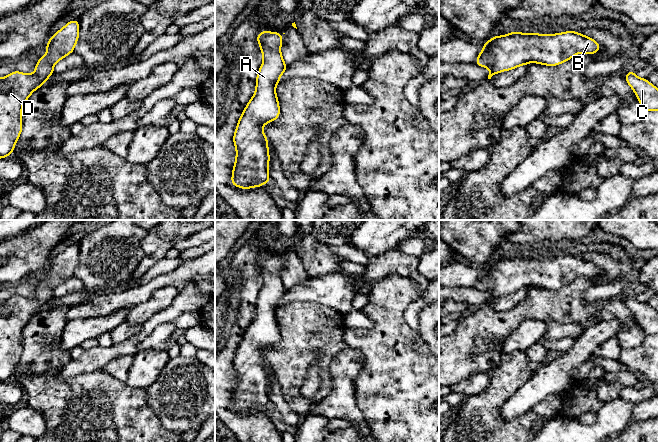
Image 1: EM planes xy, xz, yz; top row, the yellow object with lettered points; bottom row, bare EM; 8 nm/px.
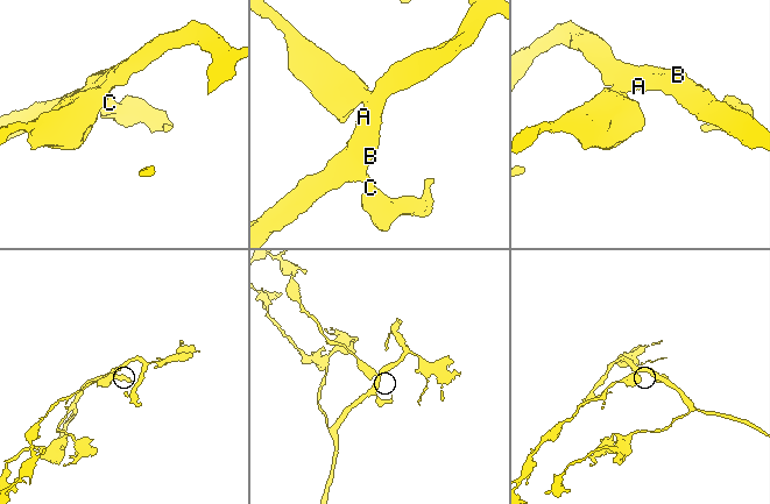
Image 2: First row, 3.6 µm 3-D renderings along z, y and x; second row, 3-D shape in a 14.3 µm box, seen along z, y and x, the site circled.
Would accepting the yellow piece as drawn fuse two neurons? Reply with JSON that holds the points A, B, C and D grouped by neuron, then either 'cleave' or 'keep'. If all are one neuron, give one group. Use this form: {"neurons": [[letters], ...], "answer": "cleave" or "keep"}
{"neurons": [["A", "B", "C", "D"]], "answer": "keep"}

